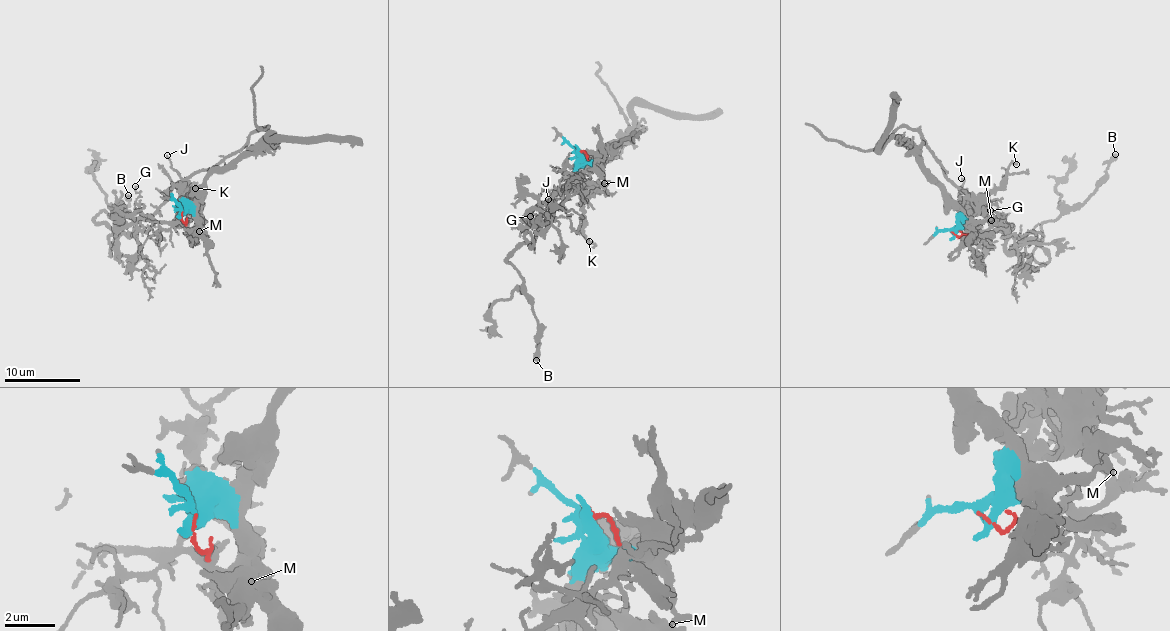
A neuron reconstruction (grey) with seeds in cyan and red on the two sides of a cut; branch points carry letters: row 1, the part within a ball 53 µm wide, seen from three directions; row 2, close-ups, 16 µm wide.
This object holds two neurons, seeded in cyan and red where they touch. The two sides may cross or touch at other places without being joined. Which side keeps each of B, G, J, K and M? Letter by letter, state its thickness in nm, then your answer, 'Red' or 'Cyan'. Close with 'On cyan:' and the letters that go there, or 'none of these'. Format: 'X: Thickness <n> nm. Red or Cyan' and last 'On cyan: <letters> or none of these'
B: Thickness 440 nm. Red
G: Thickness 110 nm. Red
J: Thickness 110 nm. Cyan
K: Thickness 190 nm. Cyan
M: Thickness 200 nm. Cyan
On cyan: J, K, M

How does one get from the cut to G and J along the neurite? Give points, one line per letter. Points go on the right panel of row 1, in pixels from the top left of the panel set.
G: (950, 232), (960, 237), (973, 231), (988, 234), (995, 231), (997, 226), (988, 220), (990, 211)
J: (950, 230), (966, 207), (966, 193), (958, 188), (962, 177)

